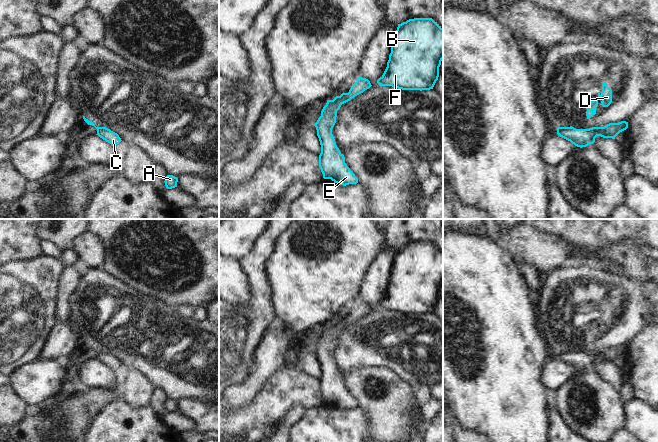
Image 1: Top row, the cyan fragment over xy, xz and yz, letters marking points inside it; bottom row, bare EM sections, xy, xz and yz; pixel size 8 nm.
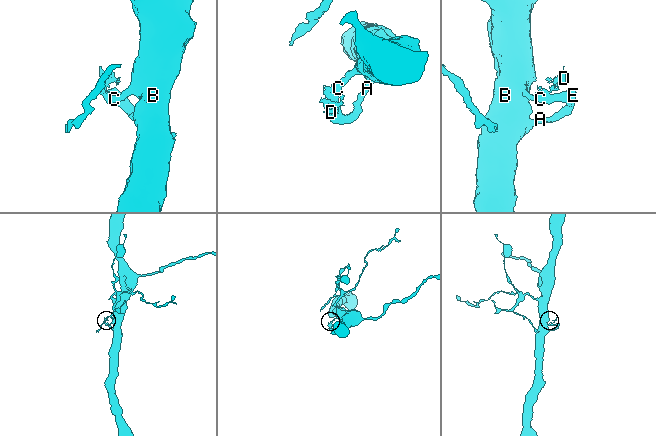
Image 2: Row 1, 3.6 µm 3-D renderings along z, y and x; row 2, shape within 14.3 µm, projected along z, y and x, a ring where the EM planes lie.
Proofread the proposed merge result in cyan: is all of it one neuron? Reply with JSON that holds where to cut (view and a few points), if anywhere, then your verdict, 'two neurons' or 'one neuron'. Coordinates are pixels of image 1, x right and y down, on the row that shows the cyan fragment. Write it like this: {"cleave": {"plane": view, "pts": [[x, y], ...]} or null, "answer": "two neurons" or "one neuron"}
{"cleave": {"plane": "xy", "pts": [[107, 128], [97, 131]]}, "answer": "two neurons"}

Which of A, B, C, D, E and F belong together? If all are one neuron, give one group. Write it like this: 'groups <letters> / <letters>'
groups A B C E F / D

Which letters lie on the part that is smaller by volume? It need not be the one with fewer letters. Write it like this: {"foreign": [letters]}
{"foreign": ["D"]}

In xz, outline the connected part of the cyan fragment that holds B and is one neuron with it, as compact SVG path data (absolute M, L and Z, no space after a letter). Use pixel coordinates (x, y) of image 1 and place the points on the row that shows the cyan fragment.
M414 18L398 24L391 53L383 75L377 80L381 86L402 90L433 89L443 60L443 28L432 18Z

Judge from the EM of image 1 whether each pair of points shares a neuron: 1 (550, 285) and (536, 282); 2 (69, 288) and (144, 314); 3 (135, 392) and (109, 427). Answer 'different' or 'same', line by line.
1: different
2: different
3: different

